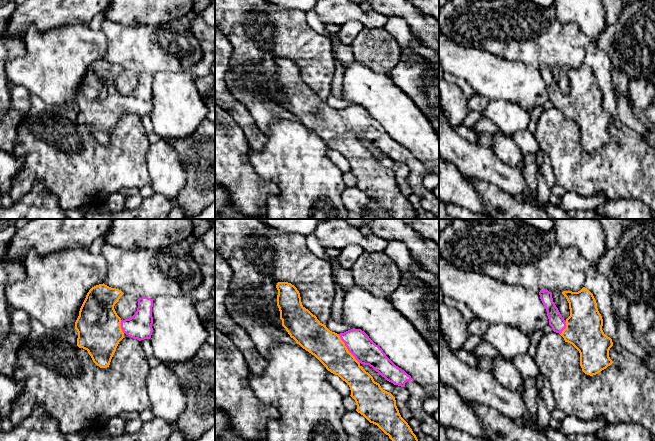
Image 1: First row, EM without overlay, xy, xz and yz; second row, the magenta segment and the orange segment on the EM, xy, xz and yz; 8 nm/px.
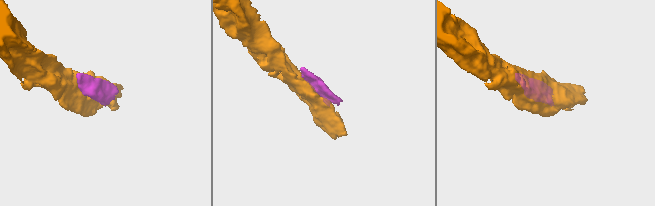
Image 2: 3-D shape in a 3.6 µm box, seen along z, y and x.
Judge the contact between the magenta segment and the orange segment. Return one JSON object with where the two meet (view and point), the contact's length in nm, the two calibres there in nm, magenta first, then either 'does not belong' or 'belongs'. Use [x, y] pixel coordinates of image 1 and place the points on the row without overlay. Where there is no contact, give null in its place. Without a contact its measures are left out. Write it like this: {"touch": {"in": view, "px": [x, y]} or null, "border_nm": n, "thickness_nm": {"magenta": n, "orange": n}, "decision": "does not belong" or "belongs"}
{"touch": {"in": "xz", "px": [347, 124]}, "border_nm": 300, "thickness_nm": {"magenta": 200, "orange": 260}, "decision": "belongs"}

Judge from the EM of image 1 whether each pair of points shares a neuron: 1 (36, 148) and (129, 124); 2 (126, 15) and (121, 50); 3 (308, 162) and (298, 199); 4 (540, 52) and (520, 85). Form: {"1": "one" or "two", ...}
{"1": "one", "2": "two", "3": "one", "4": "two"}

